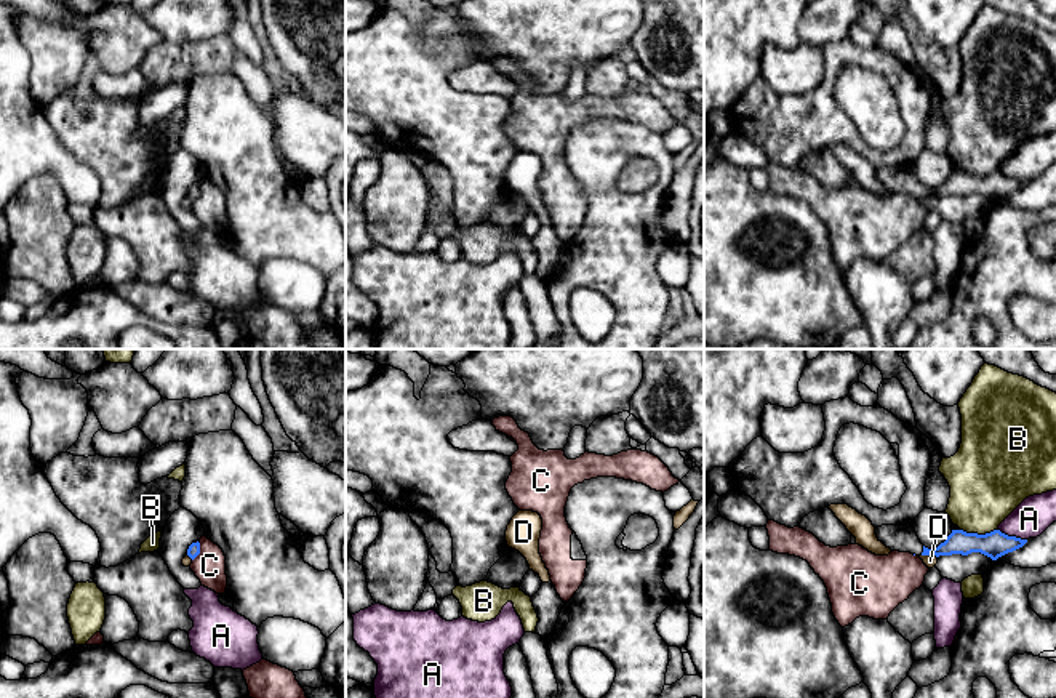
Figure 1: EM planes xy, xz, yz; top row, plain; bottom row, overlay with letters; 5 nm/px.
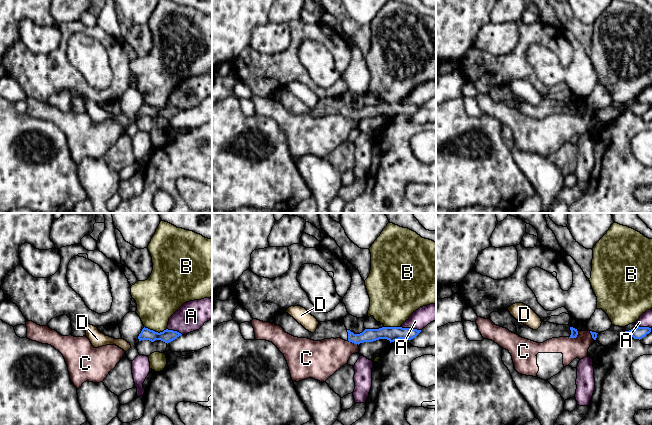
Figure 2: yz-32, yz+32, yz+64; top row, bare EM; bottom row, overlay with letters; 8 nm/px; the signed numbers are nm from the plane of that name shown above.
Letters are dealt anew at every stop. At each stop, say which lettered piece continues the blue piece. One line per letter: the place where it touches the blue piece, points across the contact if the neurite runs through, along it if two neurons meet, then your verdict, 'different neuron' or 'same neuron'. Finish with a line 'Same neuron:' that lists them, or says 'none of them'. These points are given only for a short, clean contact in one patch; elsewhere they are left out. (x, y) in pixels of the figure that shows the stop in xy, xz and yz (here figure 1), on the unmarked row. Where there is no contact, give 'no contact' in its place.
A: meets blue in yz at (1012, 178); different neuron
B: meets blue in yz at (976, 175); different neuron
C: meets blue in xy at (199, 192); different neuron
D: meets blue in yz at (930, 196); border along yz (922, 196), (933, 196), (936, 199); different neuron
Same neuron: none of them

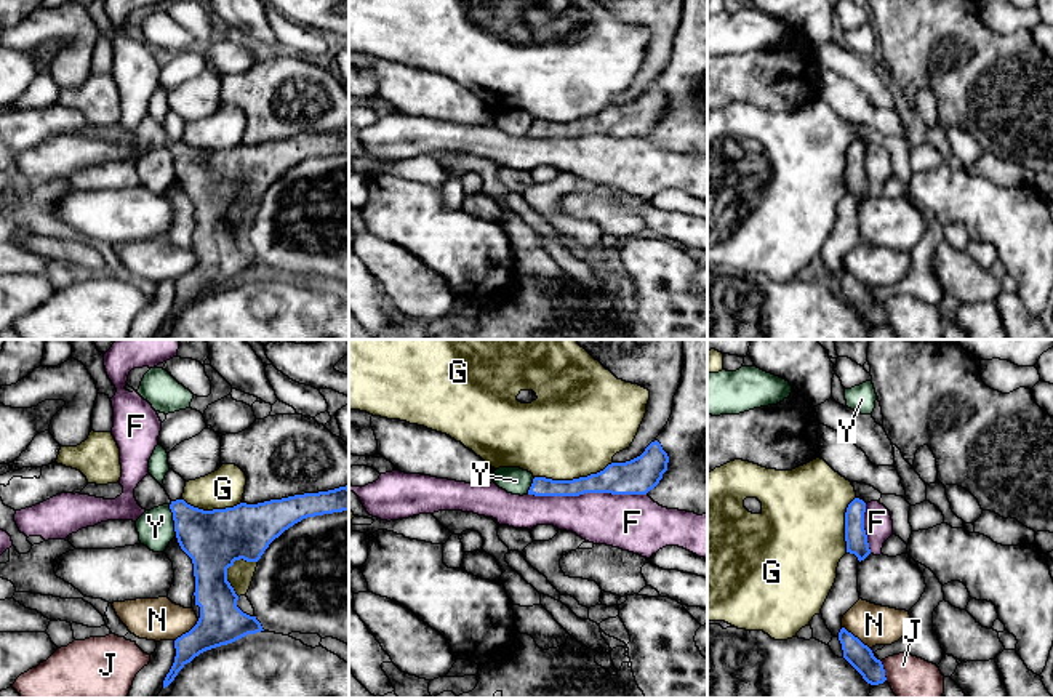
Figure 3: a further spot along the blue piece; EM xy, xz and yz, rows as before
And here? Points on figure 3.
F: meets blue in xz at (588, 133); different neuron
G: meets blue in xz at (573, 120); different neuron
J: meets blue in yz at (884, 312); border along yz (880, 303), (887, 320); different neuron
N: meets blue in yz at (856, 279); border along yz (842, 268), (869, 290); different neuron
Y: meets blue in xy at (173, 160); border along xy (168, 146), (176, 176); different neuron
Same neuron: none of them

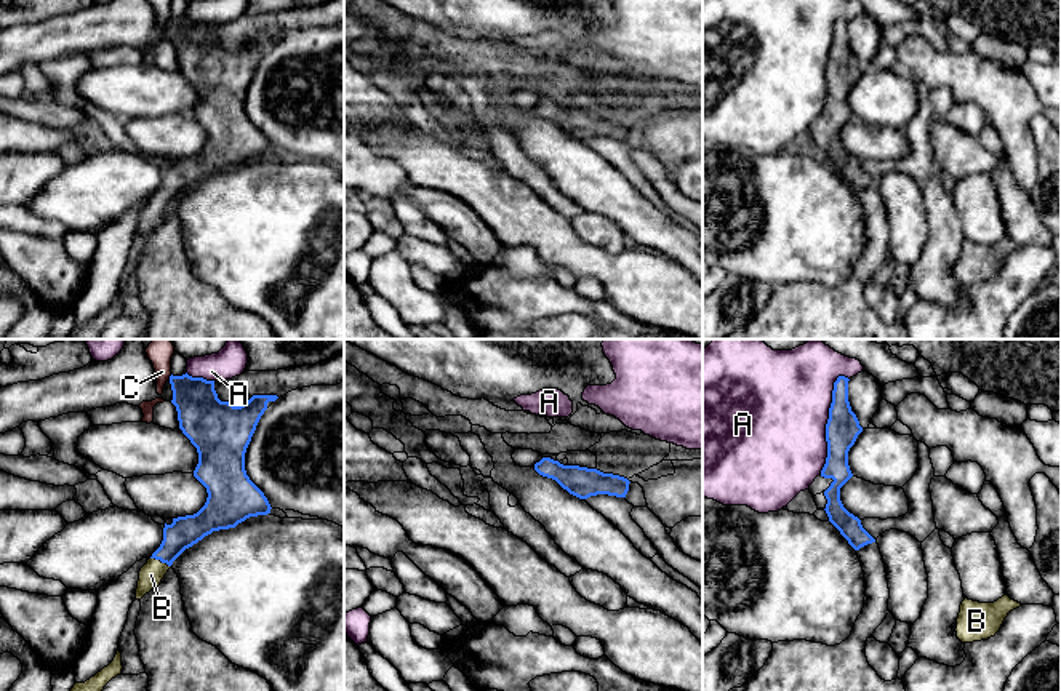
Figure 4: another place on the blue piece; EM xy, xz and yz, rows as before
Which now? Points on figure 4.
A: meets blue in yz at (828, 64); different neuron
B: meets blue in xy at (160, 202); runs through xy (184, 173), (160, 202), (151, 216); same neuron
C: meets blue in xy at (170, 18); border along xy (172, 16), (168, 19); different neuron
Same neuron: B

